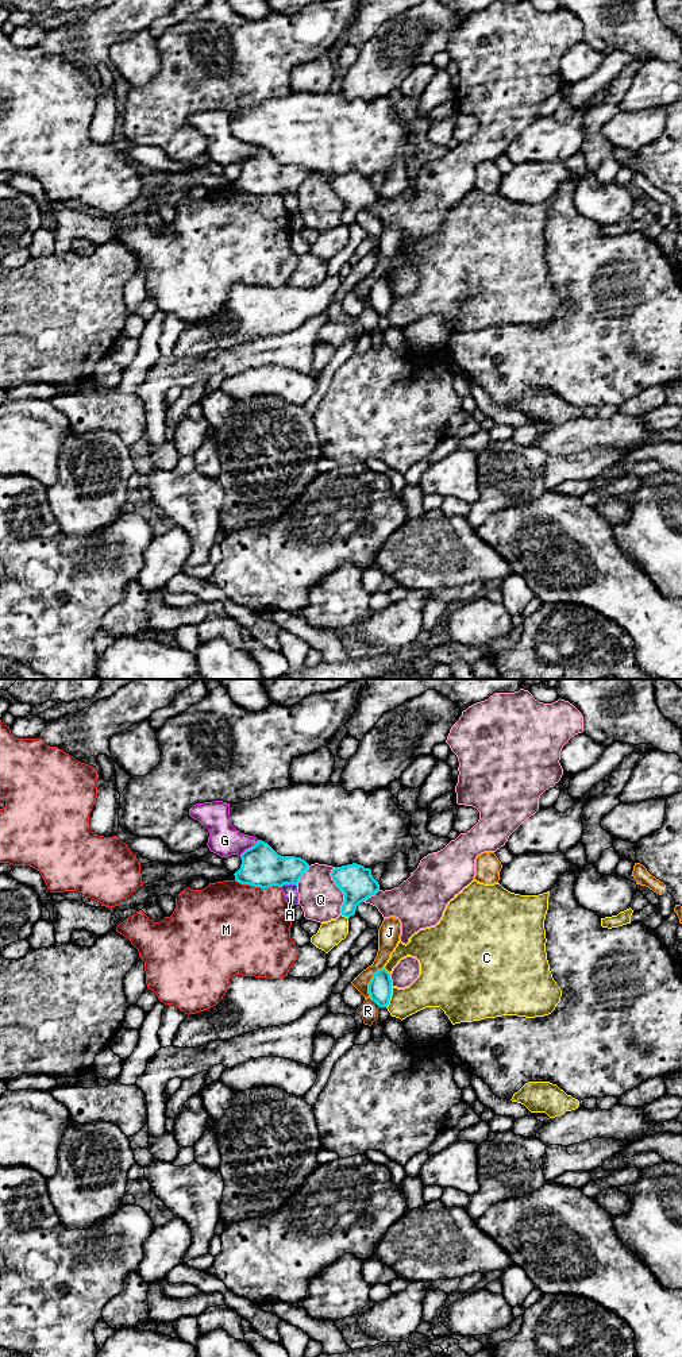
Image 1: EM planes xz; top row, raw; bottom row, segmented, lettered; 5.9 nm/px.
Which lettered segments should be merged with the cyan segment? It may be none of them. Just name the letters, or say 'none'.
none

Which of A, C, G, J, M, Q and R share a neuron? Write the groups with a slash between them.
A / C / G / J R / M / Q

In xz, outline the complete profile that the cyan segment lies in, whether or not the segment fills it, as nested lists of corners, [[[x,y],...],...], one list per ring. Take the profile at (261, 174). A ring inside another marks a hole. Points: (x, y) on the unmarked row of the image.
[[[258,149],[242,163],[240,177],[234,182],[242,193],[269,197],[298,192],[309,173],[296,165],[281,165],[267,151]]]

